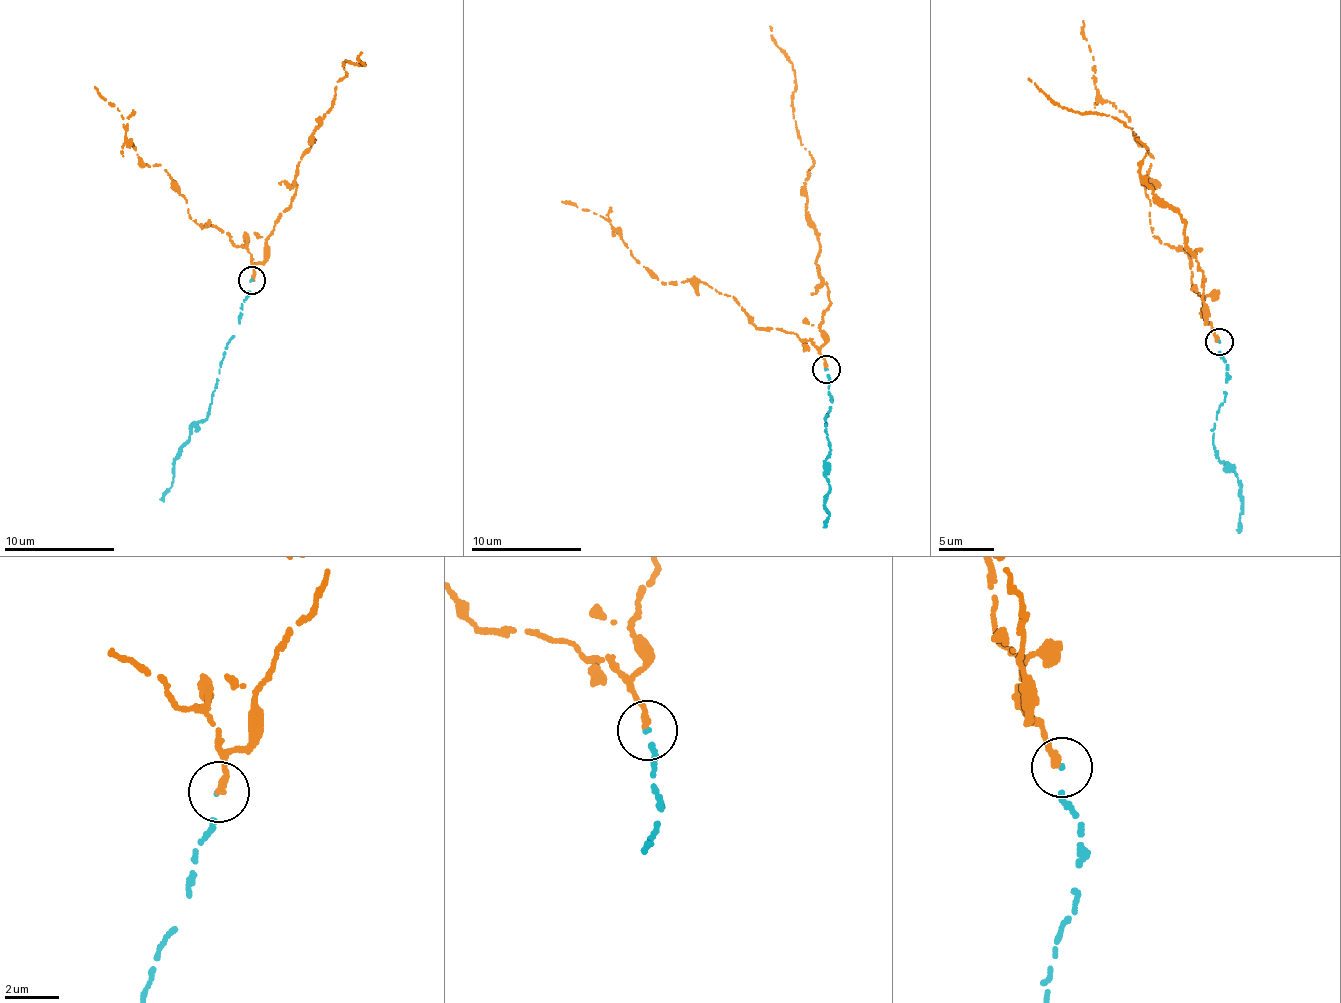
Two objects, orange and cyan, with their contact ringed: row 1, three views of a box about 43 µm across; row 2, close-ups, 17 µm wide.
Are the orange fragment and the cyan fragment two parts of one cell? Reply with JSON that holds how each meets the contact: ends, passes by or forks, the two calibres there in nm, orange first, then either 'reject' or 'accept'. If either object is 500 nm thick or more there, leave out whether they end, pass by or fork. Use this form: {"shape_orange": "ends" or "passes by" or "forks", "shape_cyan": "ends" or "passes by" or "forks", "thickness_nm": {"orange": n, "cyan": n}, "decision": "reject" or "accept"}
{"shape_orange": "ends", "shape_cyan": "ends", "thickness_nm": {"orange": 280, "cyan": 110}, "decision": "accept"}

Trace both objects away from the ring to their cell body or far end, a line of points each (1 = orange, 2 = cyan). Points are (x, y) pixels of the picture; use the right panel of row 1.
1: (1219, 341), (1205, 322), (1202, 274), (1182, 215), (1142, 176), (1147, 148), (1110, 115), (1067, 110), (1027, 78)
2: (1219, 341), (1218, 355), (1227, 364), (1226, 396), (1213, 422), (1212, 445), (1241, 485), (1240, 533)

